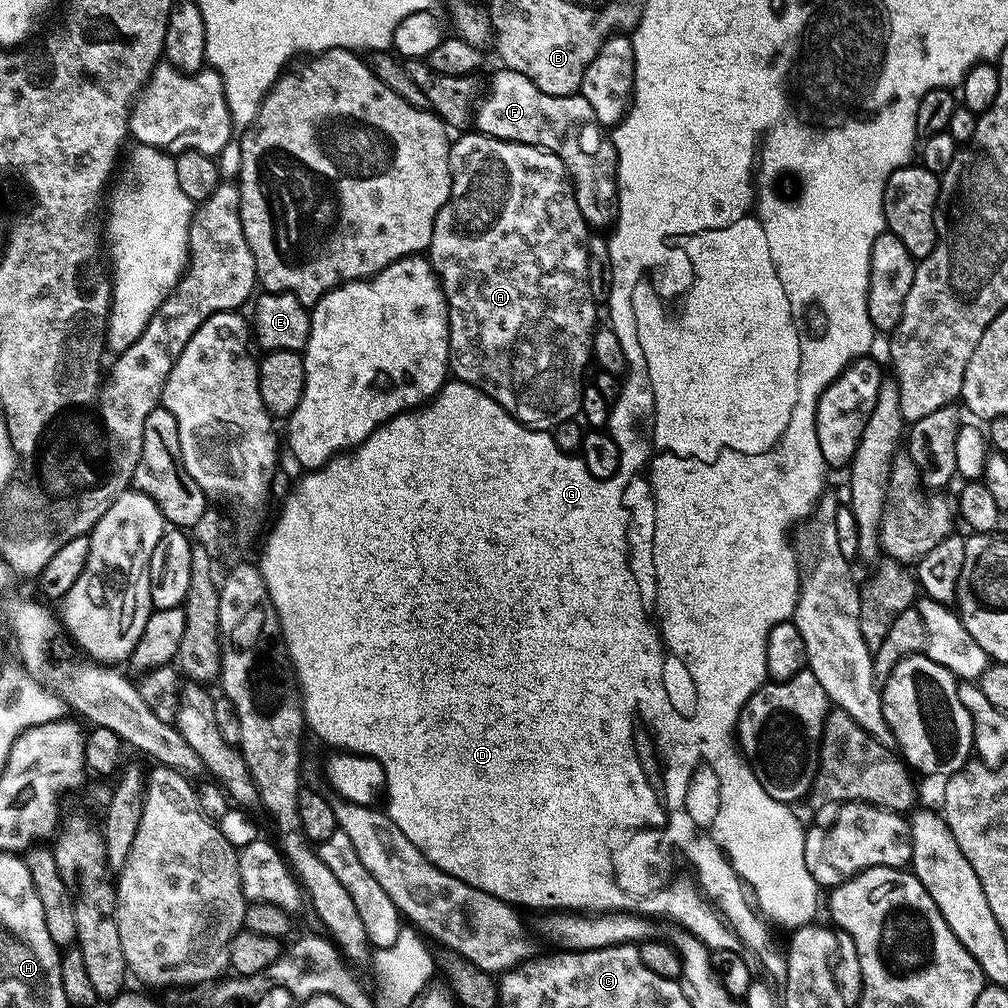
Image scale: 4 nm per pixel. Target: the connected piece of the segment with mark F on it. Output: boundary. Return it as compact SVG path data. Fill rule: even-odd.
M501 67L500 72L496 72L492 76L492 81L488 84L488 93L480 100L480 105L475 105L474 108L474 128L475 131L480 132L484 136L493 136L499 140L509 140L515 144L529 144L535 148L543 148L545 152L553 152L556 157L562 162L562 166L568 172L568 178L572 181L572 189L576 195L576 201L578 202L578 210L582 210L582 218L593 229L604 228L607 229L614 220L614 209L616 207L616 151L612 145L611 139L606 135L605 129L601 125L597 124L592 111L590 110L590 102L586 102L586 98L579 94L575 96L551 96L546 94L542 90L538 90L538 86L534 86L534 82L530 82L528 78L522 74L518 74L514 70L510 70L506 67Z

